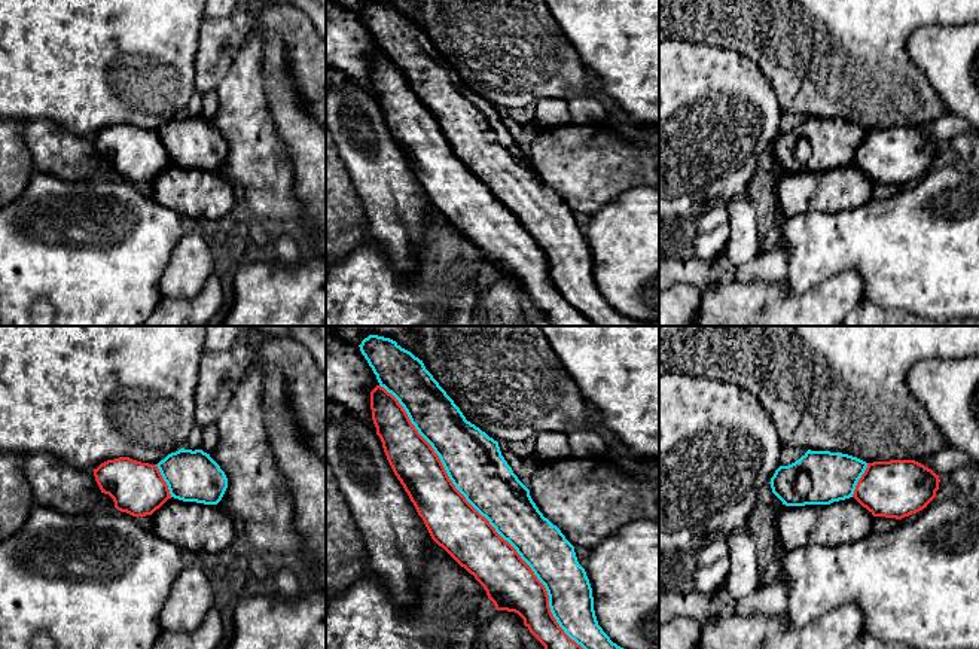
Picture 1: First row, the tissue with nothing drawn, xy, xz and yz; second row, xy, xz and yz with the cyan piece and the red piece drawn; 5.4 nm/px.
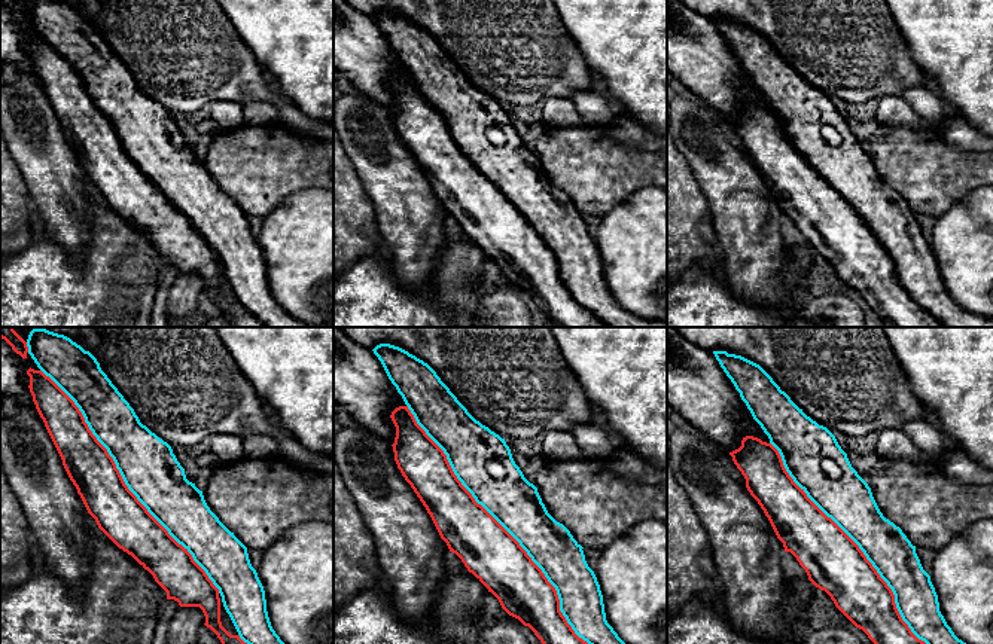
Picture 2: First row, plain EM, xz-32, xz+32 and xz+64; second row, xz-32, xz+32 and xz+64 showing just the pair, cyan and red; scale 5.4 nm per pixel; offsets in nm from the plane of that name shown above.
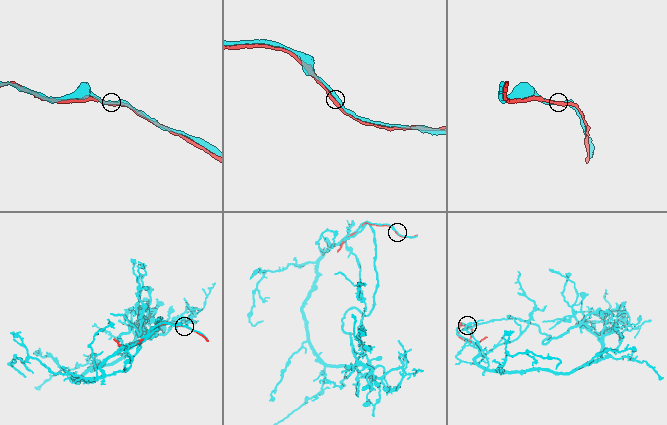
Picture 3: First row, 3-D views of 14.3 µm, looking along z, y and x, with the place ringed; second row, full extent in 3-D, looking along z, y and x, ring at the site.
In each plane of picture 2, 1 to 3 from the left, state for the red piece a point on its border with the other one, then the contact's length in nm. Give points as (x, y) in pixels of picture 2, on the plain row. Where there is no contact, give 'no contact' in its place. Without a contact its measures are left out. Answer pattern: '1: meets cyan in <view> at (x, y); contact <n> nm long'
1: meets cyan in xz-32 at (124, 147); contact 1550 nm long
2: meets cyan in xz+32 at (511, 201); contact 1750 nm long
3: meets cyan in xz+64 at (864, 220); contact 1500 nm long

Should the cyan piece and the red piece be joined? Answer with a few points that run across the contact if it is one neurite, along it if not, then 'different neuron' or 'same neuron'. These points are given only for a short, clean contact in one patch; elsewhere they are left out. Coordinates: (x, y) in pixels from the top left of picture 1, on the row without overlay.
different neuron

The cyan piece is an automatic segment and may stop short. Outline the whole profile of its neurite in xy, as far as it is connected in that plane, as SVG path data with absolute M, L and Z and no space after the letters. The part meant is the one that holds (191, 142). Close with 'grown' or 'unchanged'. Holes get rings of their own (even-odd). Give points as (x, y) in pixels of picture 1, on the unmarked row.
M179 116L158 131L170 161L183 168L217 171L226 155L228 144L220 132L202 116Z | unchanged

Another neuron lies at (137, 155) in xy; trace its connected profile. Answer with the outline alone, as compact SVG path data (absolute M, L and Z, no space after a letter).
M119 124L101 130L94 135L94 143L101 159L113 165L118 177L137 185L152 182L171 165L156 131Z

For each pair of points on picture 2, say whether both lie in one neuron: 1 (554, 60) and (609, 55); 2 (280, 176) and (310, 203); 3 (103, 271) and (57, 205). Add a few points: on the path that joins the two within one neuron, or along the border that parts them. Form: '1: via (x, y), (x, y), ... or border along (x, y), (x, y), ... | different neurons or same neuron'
1: border along (566, 26), (585, 63), (597, 76) | different neurons
2: border along (317, 188), (304, 188), (291, 194), (270, 213) | different neurons
3: border along (90, 211), (91, 238), (73, 258) | different neurons

